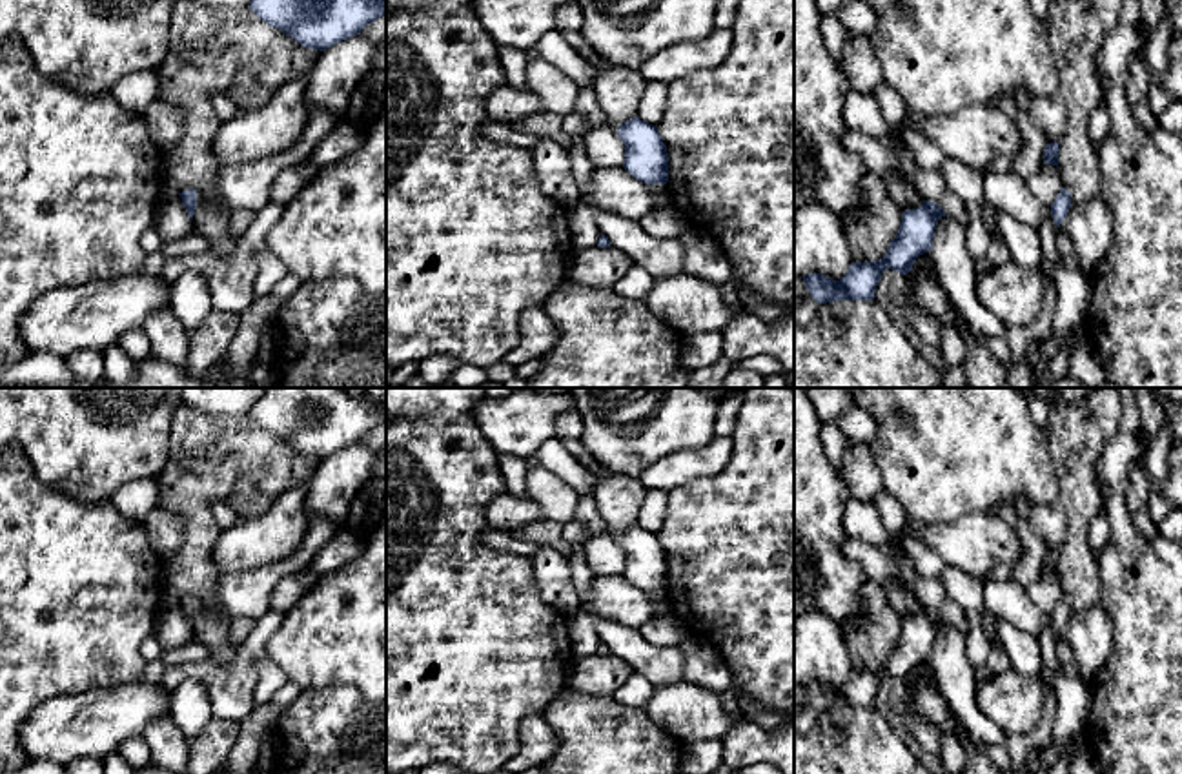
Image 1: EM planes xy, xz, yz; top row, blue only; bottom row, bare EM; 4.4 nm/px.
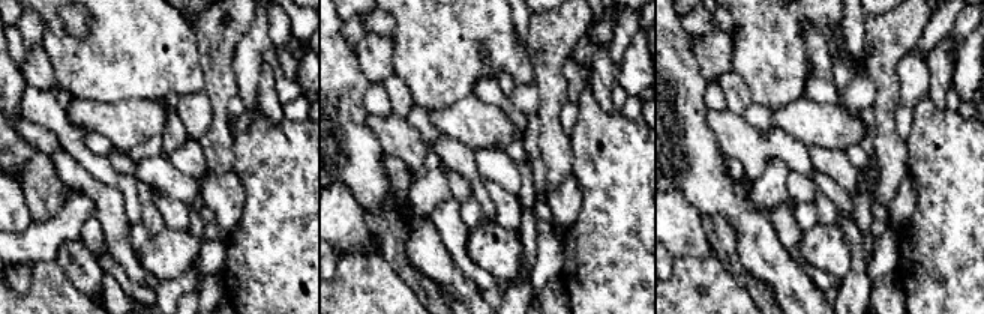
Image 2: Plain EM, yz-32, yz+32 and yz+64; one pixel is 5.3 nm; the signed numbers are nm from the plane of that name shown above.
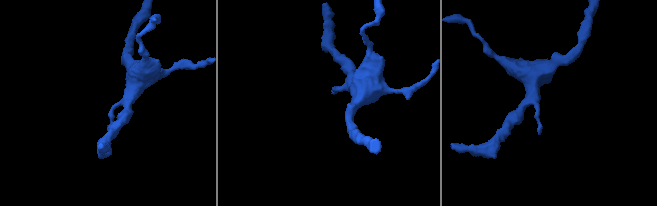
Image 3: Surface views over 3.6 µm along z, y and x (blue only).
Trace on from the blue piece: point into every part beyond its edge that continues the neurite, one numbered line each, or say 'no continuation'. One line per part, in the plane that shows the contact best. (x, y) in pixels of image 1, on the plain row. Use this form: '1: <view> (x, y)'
no continuation

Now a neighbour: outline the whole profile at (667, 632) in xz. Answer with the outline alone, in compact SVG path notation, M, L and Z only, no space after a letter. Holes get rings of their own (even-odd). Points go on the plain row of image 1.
M672 614L641 623L637 630L650 645L659 648L679 648L679 645L690 637L685 626Z

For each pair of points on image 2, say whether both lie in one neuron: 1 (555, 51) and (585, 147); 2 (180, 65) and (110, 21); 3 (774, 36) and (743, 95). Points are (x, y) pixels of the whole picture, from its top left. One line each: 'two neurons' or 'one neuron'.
1: two neurons
2: one neuron
3: two neurons

